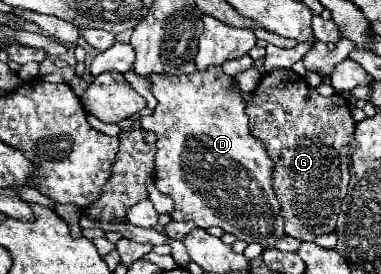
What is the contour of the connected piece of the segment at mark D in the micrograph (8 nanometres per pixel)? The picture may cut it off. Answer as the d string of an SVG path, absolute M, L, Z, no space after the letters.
M211 66L205 72L195 70L183 76L171 74L149 74L145 76L151 84L151 92L157 98L159 106L151 116L141 118L141 128L157 134L157 154L155 154L155 186L169 194L175 202L175 210L171 212L173 220L191 220L199 228L219 226L225 232L235 234L239 240L247 244L257 242L261 246L271 246L283 232L283 218L279 202L271 192L271 170L273 162L267 156L263 144L255 140L247 126L245 100L241 96L239 86L227 74L223 74L221 66Z

